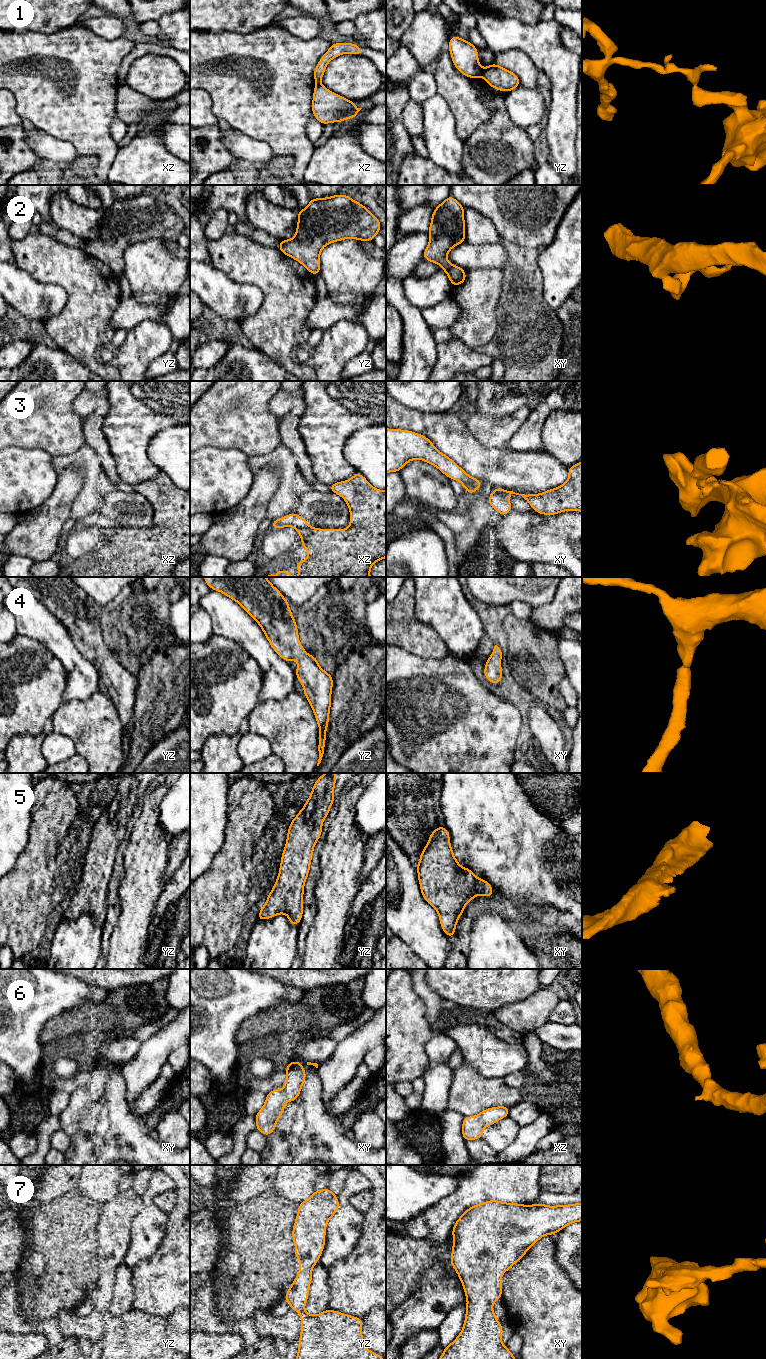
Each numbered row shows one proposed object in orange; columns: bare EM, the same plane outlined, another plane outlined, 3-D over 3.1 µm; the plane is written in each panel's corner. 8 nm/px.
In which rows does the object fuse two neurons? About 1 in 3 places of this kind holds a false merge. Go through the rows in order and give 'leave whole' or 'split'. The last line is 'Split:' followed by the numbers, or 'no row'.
1: split
2: split
3: split
4: leave whole
5: leave whole
6: leave whole
7: leave whole
Split: 1, 2, 3

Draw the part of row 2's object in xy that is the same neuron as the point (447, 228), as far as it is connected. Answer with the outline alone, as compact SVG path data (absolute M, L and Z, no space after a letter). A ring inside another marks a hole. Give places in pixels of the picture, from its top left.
M449 195L433 211L428 230L429 244L423 259L440 265L447 275L456 268L447 261L447 254L457 245L465 243L465 208Z

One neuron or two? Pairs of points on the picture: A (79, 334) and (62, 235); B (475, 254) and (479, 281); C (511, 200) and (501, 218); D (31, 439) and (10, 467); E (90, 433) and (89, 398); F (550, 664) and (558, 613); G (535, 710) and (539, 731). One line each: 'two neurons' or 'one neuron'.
A: two neurons
B: two neurons
C: one neuron
D: two neurons
E: two neurons
F: two neurons
G: one neuron

